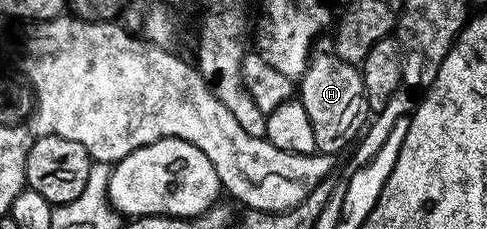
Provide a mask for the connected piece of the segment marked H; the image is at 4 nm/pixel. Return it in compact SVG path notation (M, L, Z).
M317 51L310 56L309 65L299 78L299 100L307 107L307 116L315 130L317 152L337 155L345 144L348 146L362 132L367 106L361 71L358 66L338 57L336 52Z

